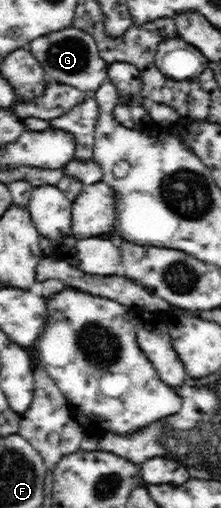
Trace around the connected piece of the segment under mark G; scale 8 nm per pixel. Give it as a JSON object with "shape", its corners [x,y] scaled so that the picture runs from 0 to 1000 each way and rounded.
{"shape":[[[285,55],[172,73],[118,91],[181,122],[222,161],[308,165],[425,185],[489,157],[493,128],[462,116],[434,79],[362,57]]]}

